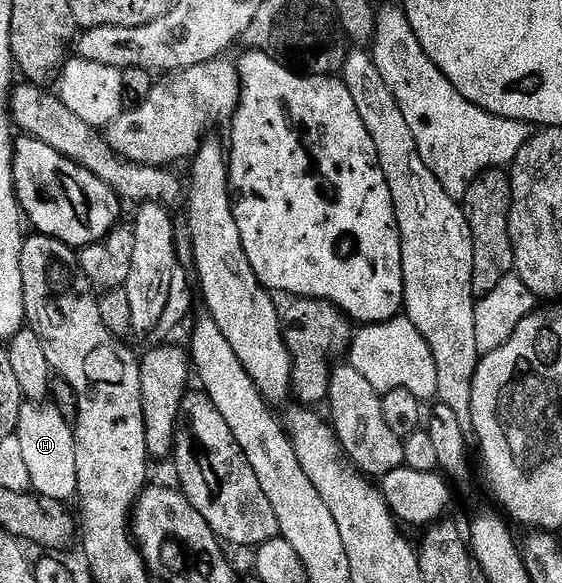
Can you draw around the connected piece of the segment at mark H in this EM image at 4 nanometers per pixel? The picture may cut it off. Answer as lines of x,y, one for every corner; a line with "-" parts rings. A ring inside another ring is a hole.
27,403
19,416
17,436
21,439
32,490
41,497
70,502
70,497
72,500
77,494
77,451
72,422
66,421
53,403

